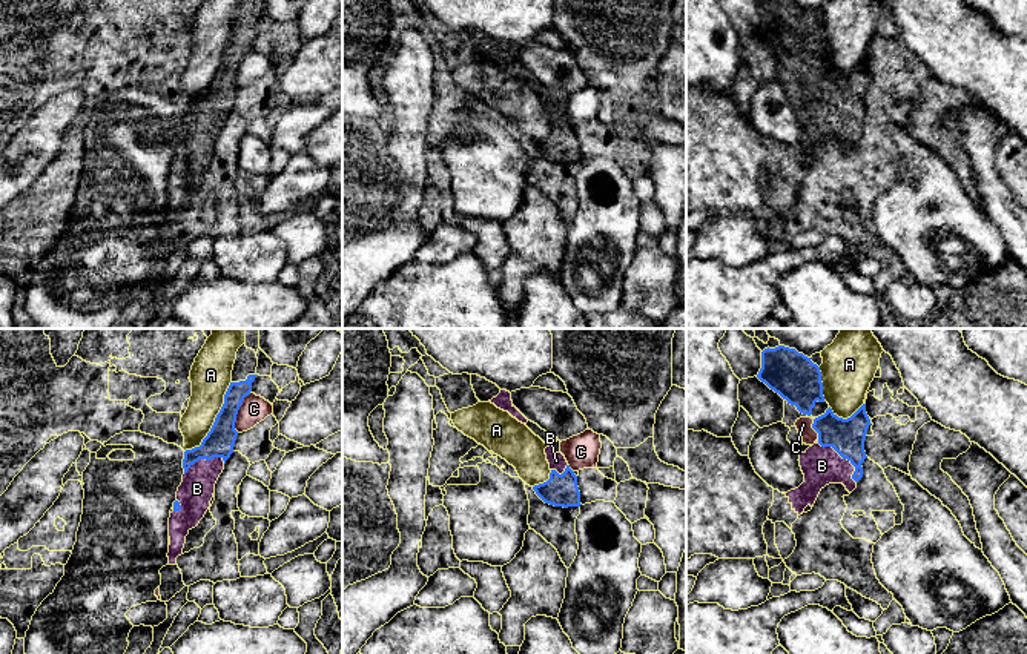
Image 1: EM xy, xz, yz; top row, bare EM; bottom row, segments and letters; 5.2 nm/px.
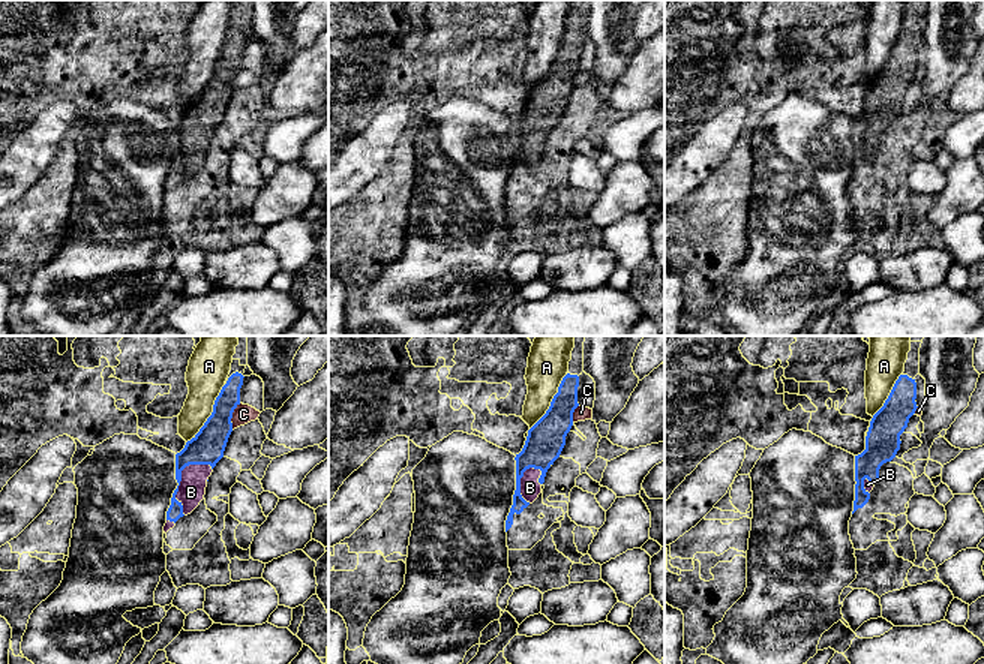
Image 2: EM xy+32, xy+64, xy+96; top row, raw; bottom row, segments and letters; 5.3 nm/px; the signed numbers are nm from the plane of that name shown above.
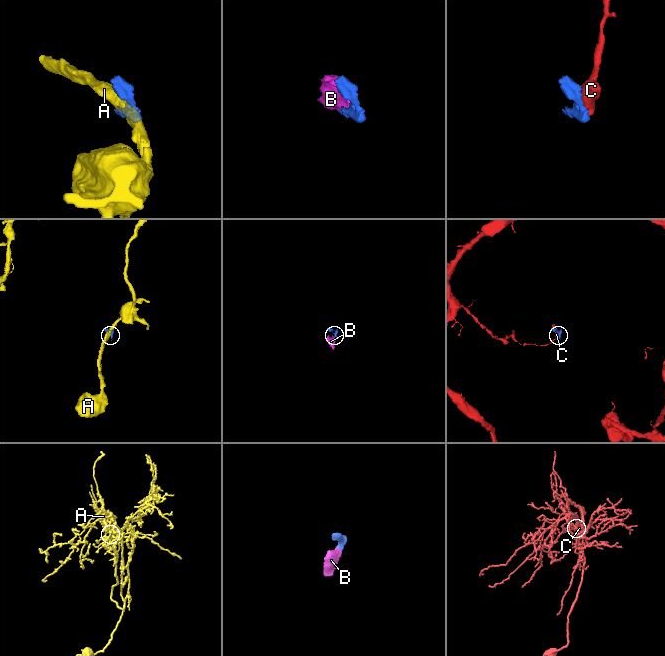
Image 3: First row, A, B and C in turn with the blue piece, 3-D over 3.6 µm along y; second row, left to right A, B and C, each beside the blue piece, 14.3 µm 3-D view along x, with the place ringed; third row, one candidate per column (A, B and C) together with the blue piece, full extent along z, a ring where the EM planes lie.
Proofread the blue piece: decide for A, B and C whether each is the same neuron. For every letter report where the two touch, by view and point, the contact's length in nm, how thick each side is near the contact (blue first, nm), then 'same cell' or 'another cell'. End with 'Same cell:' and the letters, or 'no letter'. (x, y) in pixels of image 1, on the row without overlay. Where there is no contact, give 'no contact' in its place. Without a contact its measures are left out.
A: xy (215, 77) | 440 nm | 150/220 nm | another cell
B: yz (843, 114) | 300 nm | 190/200 nm | same cell
C: xy (237, 68) | 240 nm | 150/140 nm | another cell
Same cell: B

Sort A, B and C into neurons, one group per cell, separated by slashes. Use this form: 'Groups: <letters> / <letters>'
Groups: A / B / C

